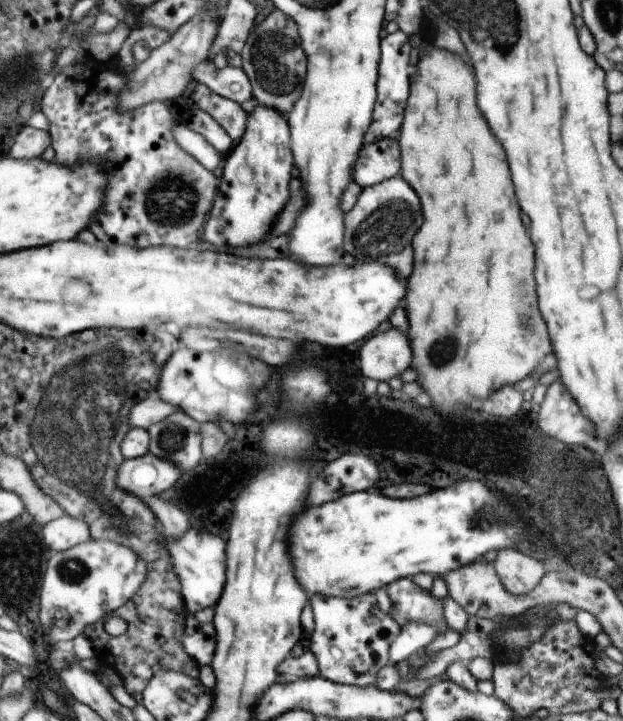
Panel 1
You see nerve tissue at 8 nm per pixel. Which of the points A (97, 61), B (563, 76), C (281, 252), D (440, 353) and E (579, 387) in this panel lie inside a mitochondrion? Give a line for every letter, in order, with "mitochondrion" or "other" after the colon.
A: other
B: other
C: other
D: mitochondrion
E: other

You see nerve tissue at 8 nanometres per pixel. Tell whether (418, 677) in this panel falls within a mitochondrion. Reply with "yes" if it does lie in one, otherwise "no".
no

